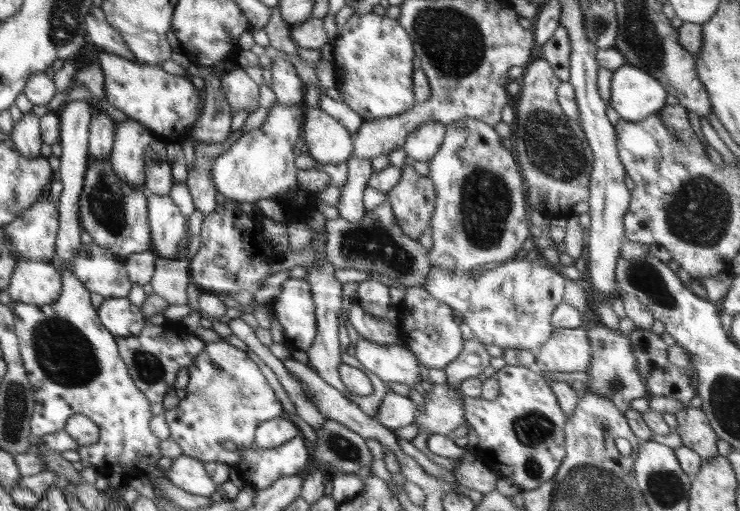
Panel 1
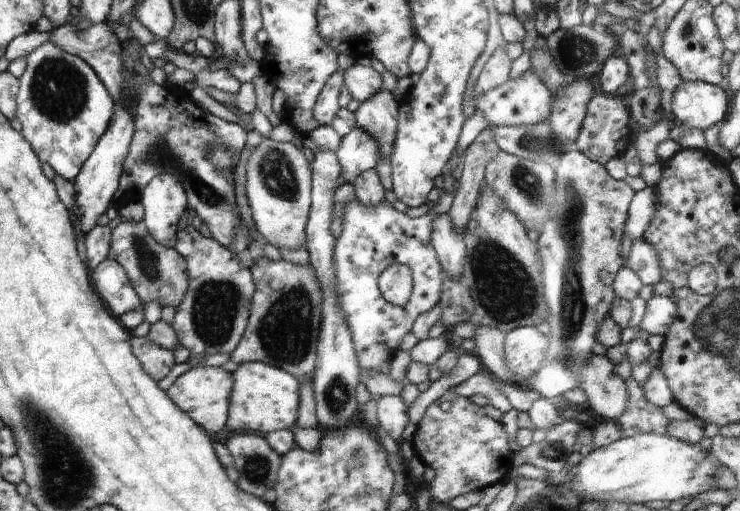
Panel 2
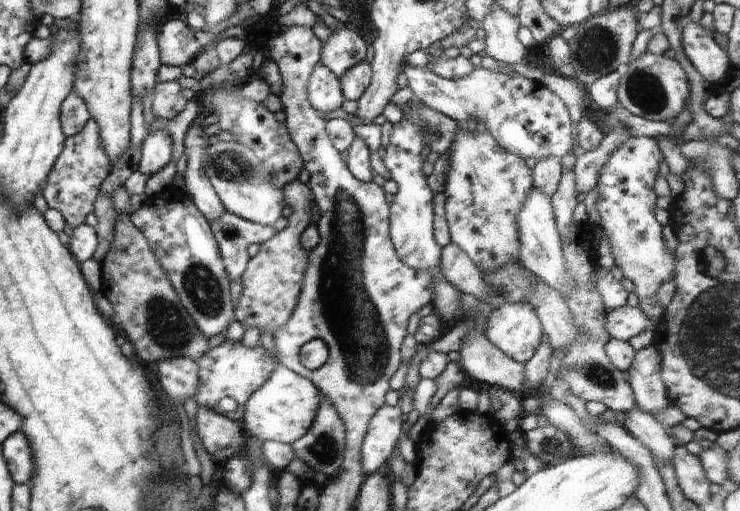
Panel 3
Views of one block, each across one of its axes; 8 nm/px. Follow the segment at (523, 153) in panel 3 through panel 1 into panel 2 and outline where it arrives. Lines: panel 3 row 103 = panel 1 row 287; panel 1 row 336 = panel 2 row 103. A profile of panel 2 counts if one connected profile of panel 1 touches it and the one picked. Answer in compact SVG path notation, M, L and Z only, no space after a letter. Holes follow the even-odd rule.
M531 70L526 71L521 78L509 78L503 85L490 89L474 100L474 106L481 110L489 126L511 127L533 125L547 119L550 112L551 90Z

